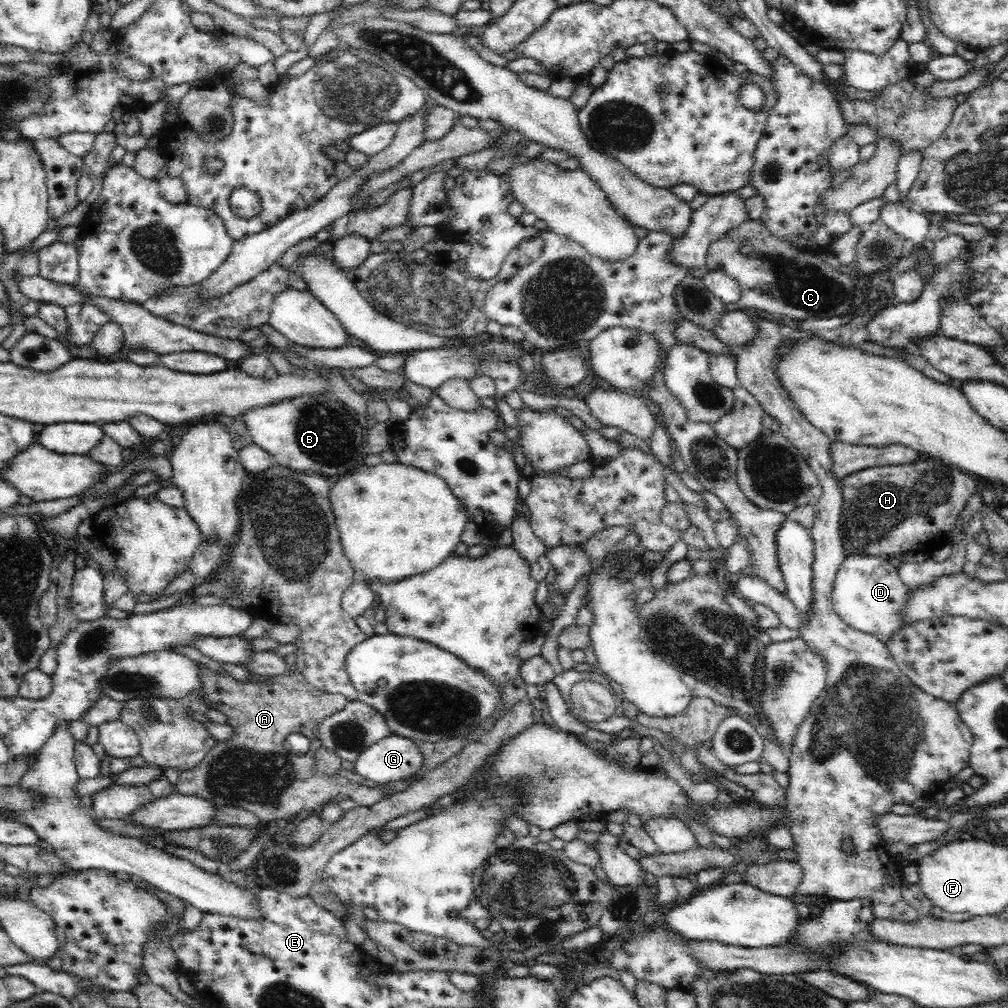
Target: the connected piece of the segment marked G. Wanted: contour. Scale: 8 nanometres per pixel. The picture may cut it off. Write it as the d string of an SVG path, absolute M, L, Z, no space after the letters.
M389 735L358 752L352 772L376 784L406 782L423 766L423 753L415 741Z

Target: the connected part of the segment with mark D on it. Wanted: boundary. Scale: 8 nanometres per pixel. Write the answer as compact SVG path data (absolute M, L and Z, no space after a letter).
M846 555L833 583L832 604L840 618L854 630L877 637L891 638L904 626L902 612L905 610L908 599L910 599L909 590L899 580L898 571L887 556Z

